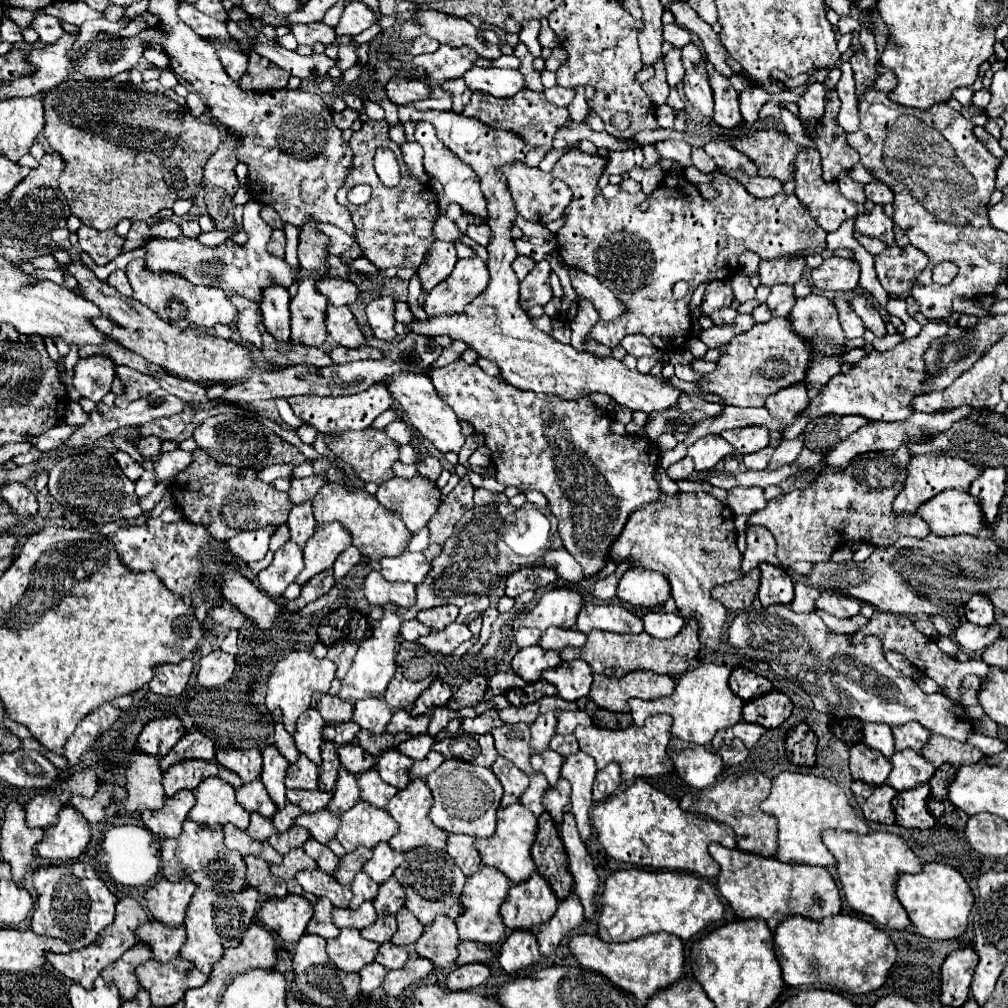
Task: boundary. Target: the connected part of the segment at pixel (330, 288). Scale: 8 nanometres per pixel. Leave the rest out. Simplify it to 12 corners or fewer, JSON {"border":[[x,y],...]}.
{"border":[[326,278],[318,284],[336,306],[360,300],[360,288],[352,280]]}

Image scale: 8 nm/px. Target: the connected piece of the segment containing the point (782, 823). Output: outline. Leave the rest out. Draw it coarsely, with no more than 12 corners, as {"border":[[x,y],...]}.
{"border":[[780,772],[762,810],[780,862],[832,868],[828,828],[868,834],[826,778]]}

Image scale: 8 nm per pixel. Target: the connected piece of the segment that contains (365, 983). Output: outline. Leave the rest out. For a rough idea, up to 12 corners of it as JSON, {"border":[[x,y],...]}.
{"border":[[378,962],[360,970],[362,992],[372,992],[384,980],[386,968]]}

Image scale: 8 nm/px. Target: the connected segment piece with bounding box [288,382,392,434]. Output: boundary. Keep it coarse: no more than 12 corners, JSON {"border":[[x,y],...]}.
{"border":[[386,384],[338,398],[292,396],[318,432],[368,428],[390,408]]}

